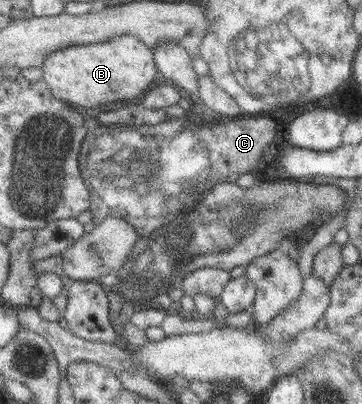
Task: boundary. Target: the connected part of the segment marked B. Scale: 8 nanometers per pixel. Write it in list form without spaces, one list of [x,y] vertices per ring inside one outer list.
[[[127,33],[103,42],[63,47],[49,53],[39,68],[42,69],[41,79],[52,97],[80,107],[96,107],[112,101],[138,101],[148,91],[157,73],[152,50]]]

